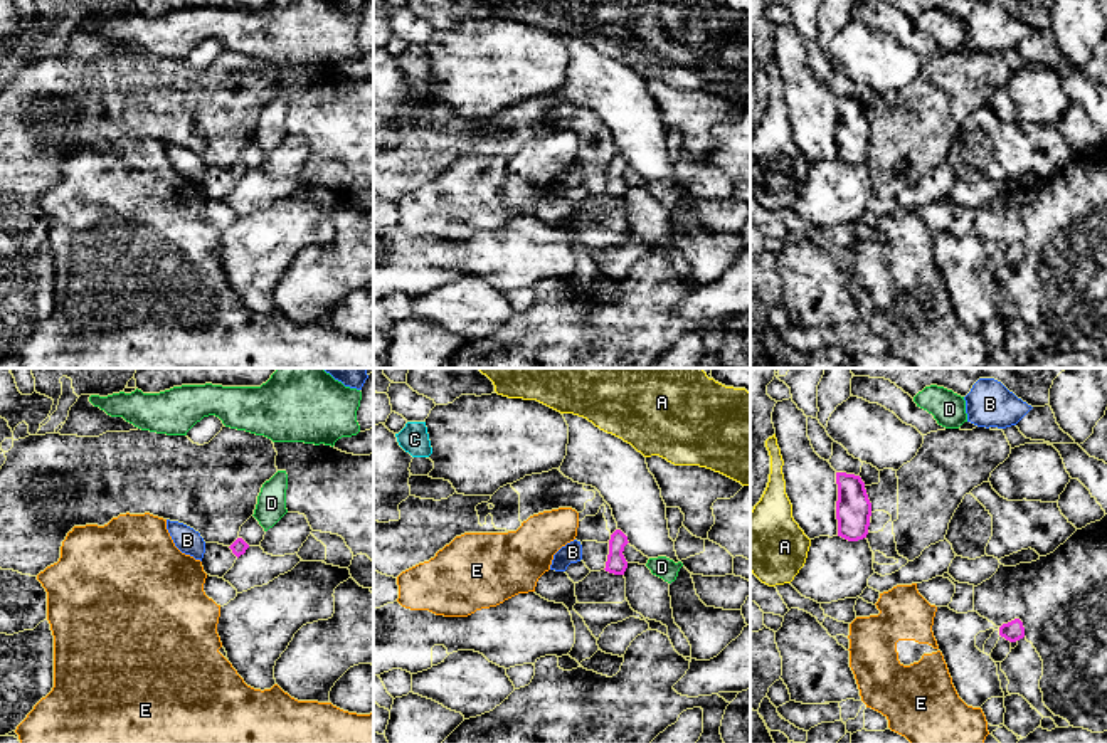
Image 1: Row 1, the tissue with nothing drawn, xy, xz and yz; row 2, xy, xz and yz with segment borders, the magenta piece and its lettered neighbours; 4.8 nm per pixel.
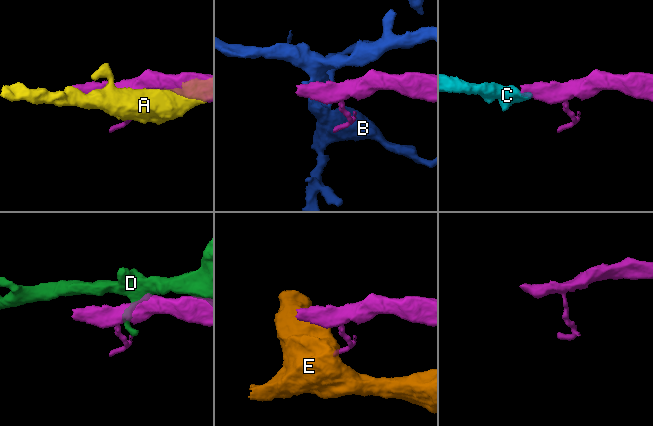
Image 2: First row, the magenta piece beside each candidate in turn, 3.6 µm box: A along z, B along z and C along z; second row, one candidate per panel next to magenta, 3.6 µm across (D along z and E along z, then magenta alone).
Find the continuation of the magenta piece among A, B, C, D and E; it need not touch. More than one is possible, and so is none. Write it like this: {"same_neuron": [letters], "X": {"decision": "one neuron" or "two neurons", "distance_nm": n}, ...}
{"same_neuron": ["C"], "A": {"decision": "two neurons", "distance_nm": 140}, "B": {"decision": "two neurons", "distance_nm": 120}, "C": {"decision": "one neuron", "distance_nm": 950}, "D": {"decision": "two neurons", "distance_nm": 100}, "E": {"decision": "two neurons", "distance_nm": 150}}

